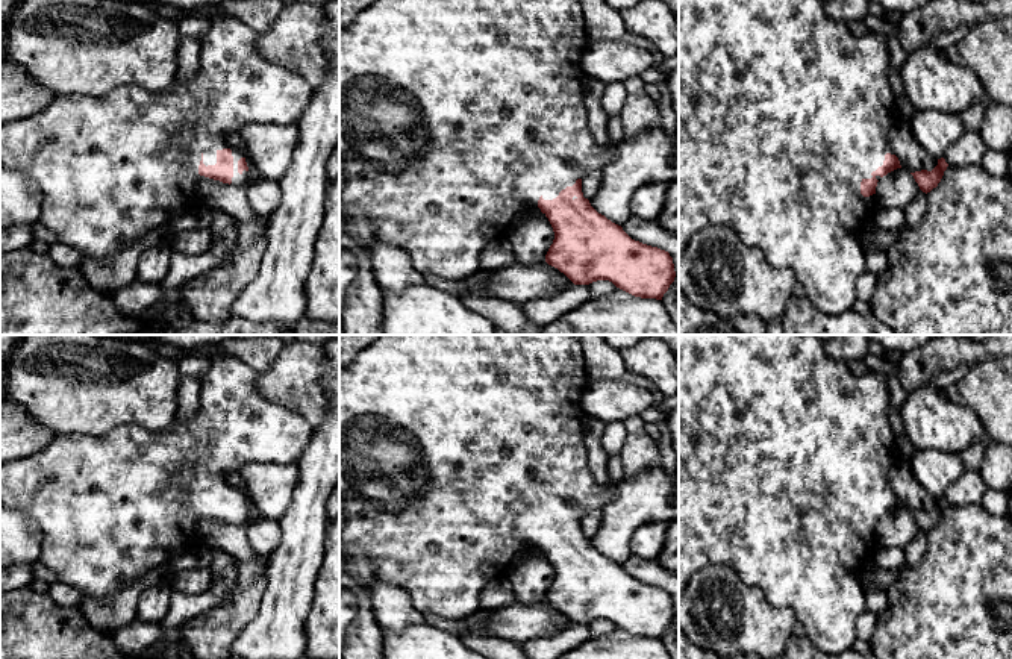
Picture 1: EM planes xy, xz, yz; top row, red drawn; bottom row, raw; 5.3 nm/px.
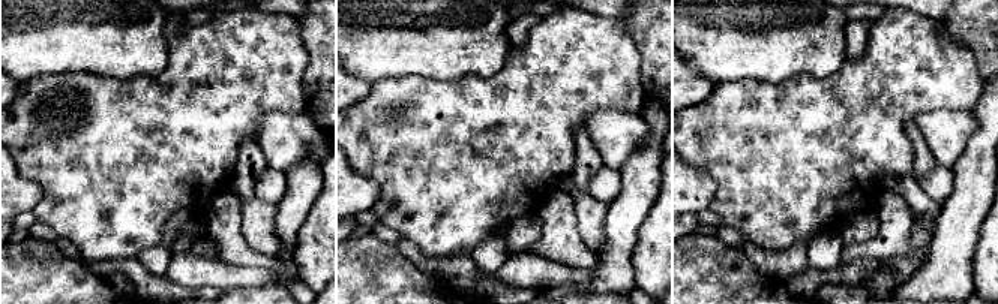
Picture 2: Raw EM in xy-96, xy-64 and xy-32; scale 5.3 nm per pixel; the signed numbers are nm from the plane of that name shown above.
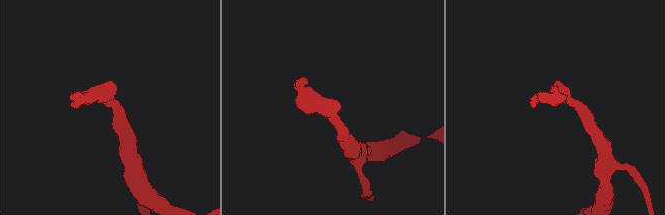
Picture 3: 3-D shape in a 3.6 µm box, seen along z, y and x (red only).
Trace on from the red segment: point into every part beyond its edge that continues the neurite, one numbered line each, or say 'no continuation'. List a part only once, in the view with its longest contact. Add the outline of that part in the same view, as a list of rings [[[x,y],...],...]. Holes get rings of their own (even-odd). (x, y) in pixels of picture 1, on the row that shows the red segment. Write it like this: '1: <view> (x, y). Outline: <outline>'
1: xy (112, 168). Outline: [[[214,15],[211,21],[211,29],[200,42],[200,67],[192,79],[174,80],[159,92],[126,85],[103,97],[59,95],[41,112],[0,127],[0,162],[35,180],[44,194],[38,223],[83,259],[115,258],[148,232],[173,227],[180,217],[205,208],[198,183],[209,177],[198,174],[198,165],[215,165],[218,150],[232,150],[232,185],[245,185],[248,173],[238,173],[238,161],[244,155],[229,144],[227,136],[250,123],[295,124],[309,105],[314,88],[300,73],[259,53],[259,32],[229,15]]]

